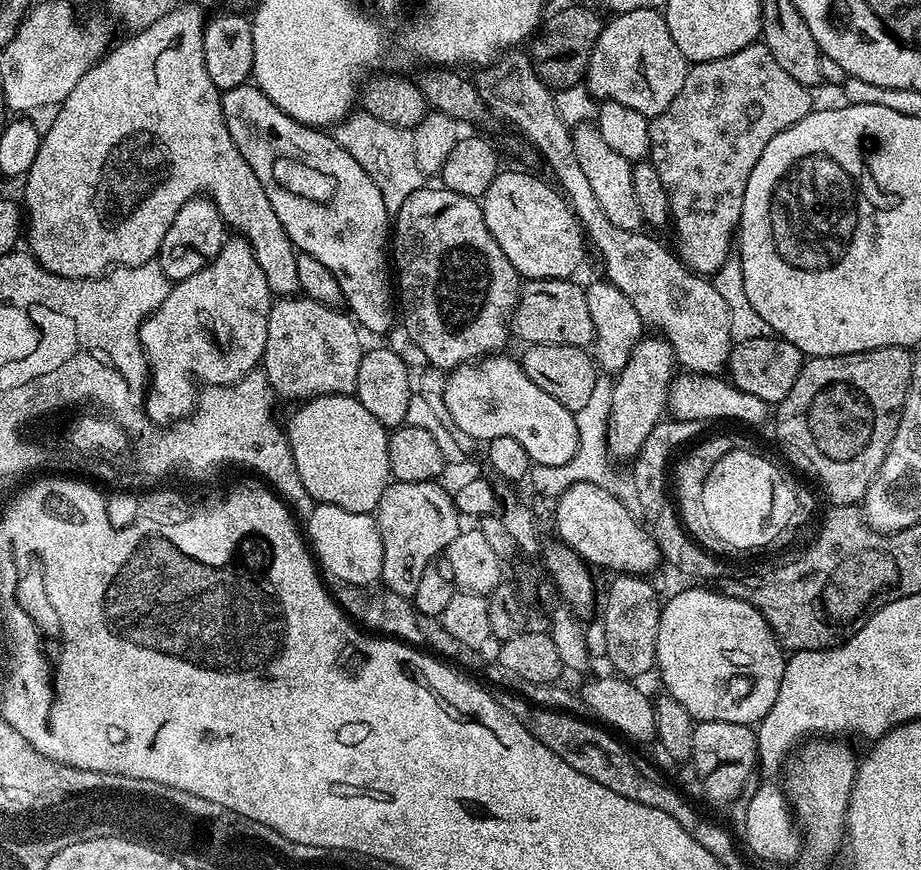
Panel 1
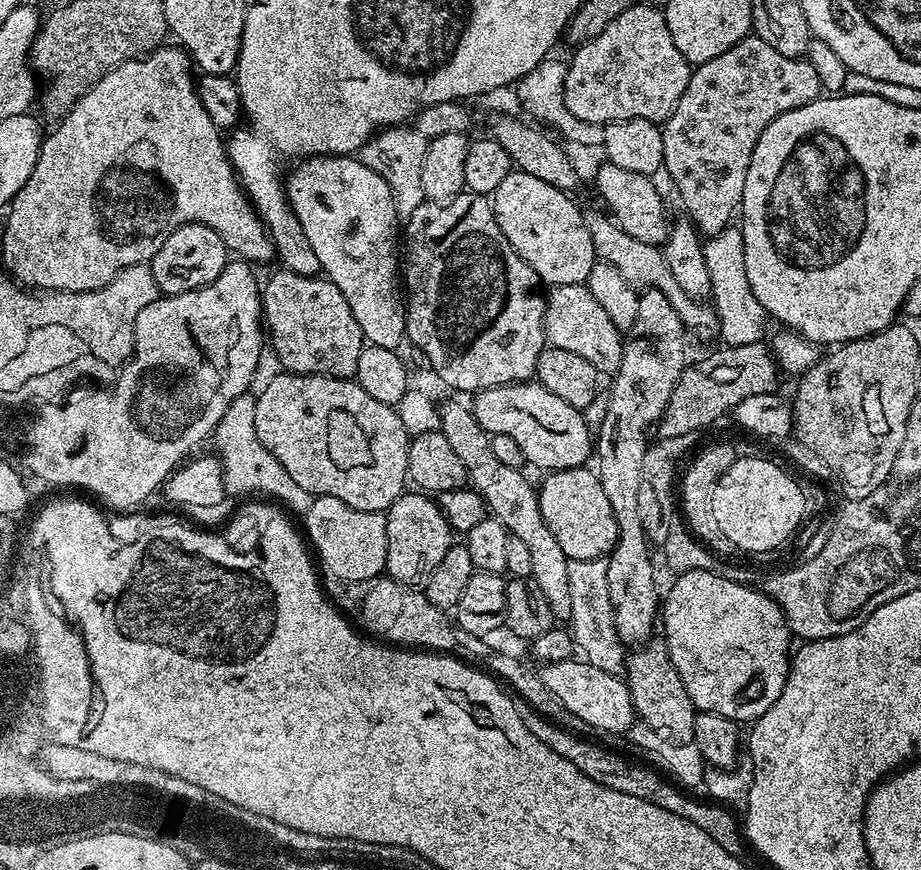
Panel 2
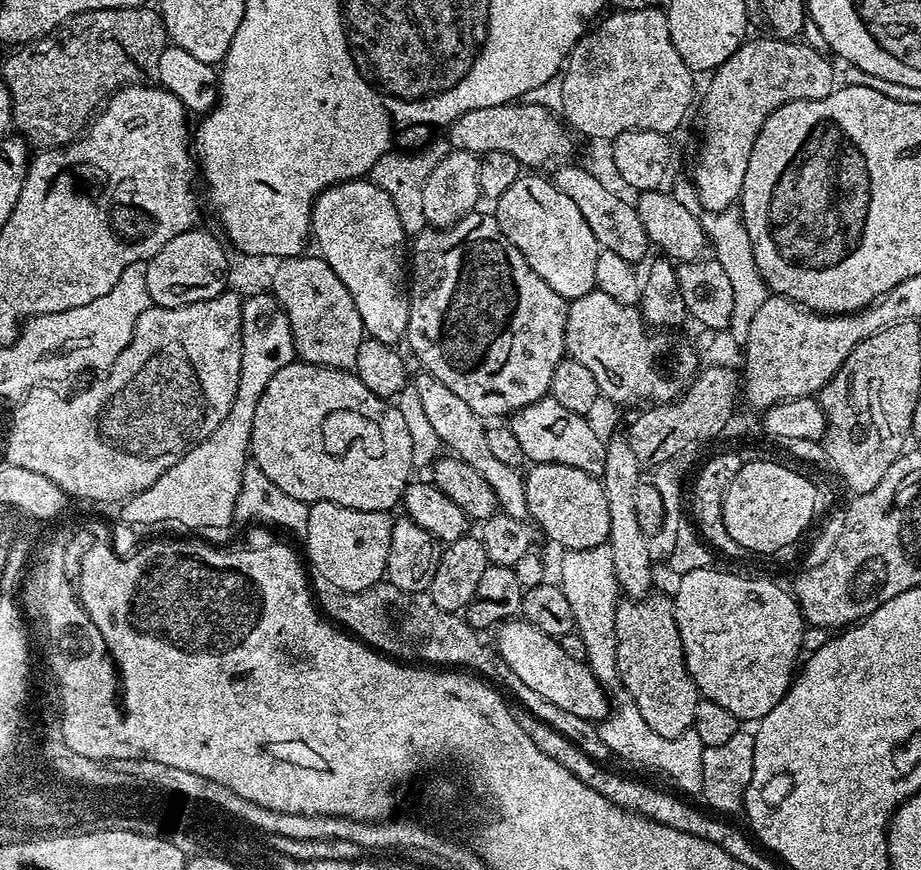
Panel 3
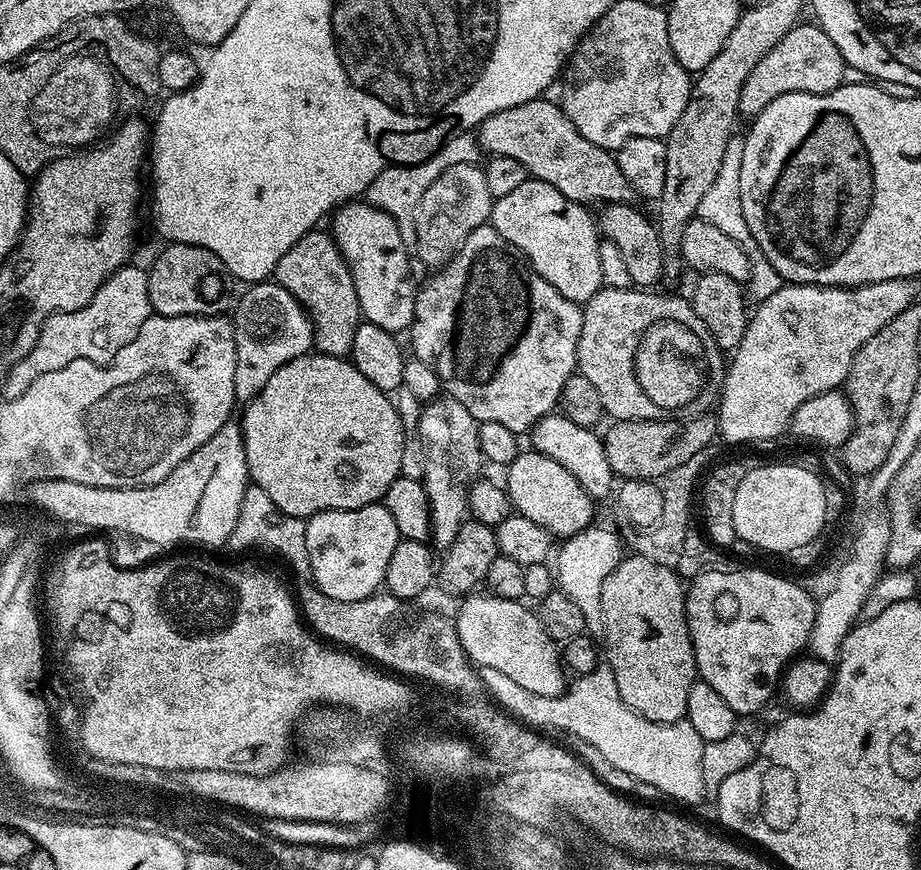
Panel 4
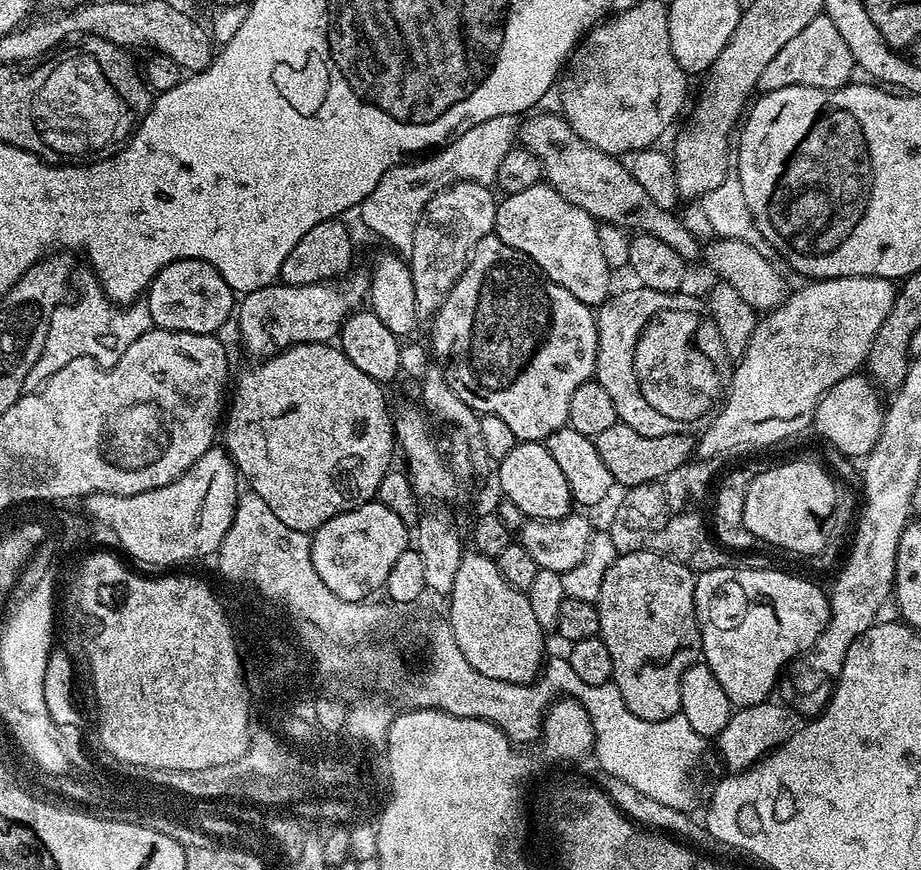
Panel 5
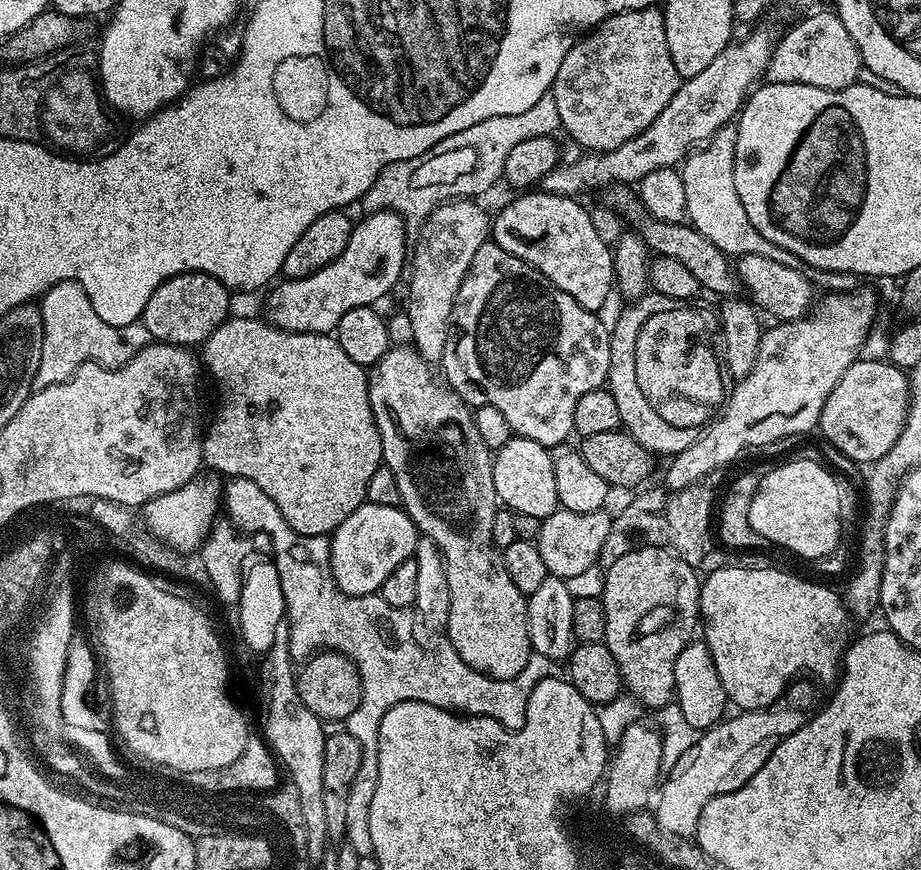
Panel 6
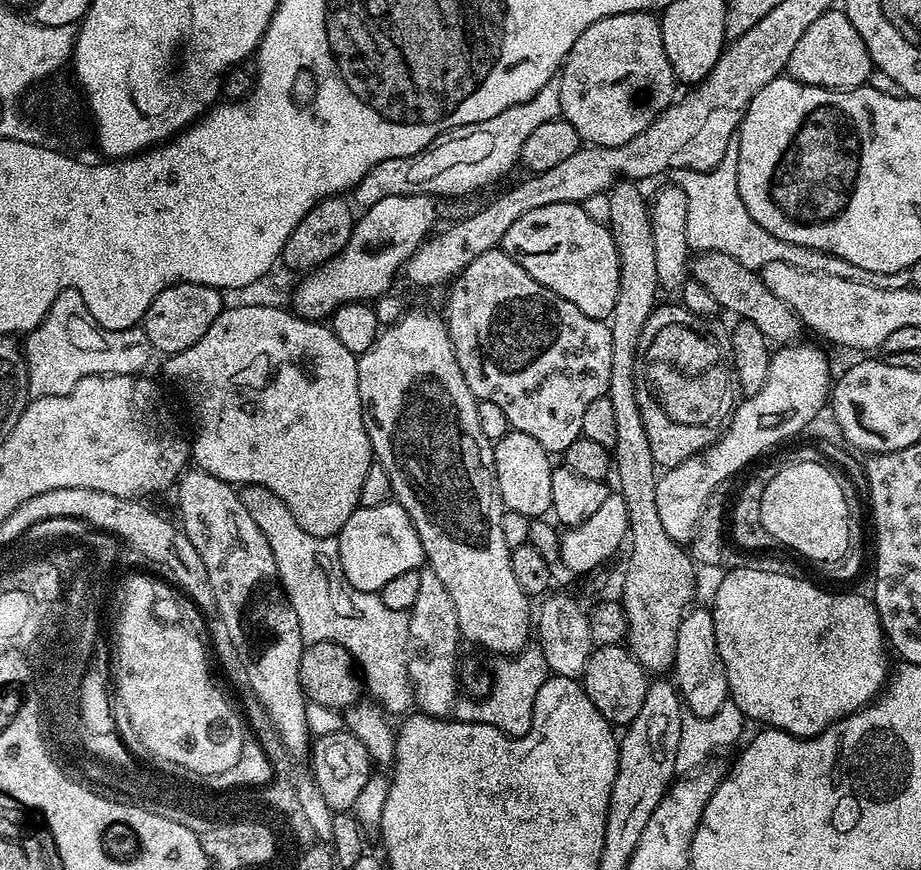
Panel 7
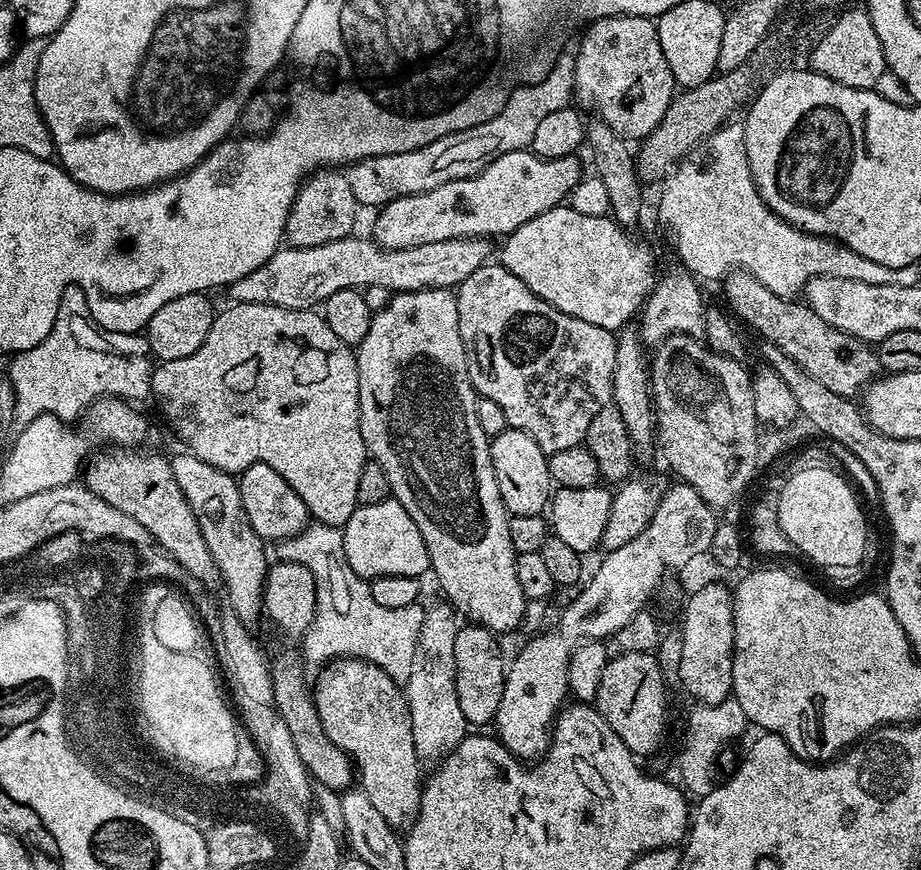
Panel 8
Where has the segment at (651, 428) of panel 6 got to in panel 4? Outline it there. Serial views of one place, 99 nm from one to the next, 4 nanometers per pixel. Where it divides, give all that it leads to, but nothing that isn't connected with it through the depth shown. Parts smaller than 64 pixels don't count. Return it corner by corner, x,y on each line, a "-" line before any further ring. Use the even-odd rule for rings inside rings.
601,286
584,305
582,334
578,338
576,367
579,375
590,378
594,390
602,394
602,406
613,421
618,420
666,420
658,408
650,402
646,392
640,392
638,381
641,373
635,372
638,356
638,338
644,328
658,318
690,318
691,303
680,296
663,296
660,290
641,290
636,286
610,288

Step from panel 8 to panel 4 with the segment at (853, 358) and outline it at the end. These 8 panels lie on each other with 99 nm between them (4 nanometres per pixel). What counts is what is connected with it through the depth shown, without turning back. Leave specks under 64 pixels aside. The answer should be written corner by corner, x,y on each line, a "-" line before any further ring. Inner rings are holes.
537,98
530,102
522,102
522,106
514,106
510,110
498,110
498,114
490,114
490,118
483,120
479,126
478,143
485,153
514,158
517,162
522,162
531,179
541,180
554,186
554,190
566,194
566,198
579,204
585,206
626,204
633,199
634,193
630,182
626,182
626,174
618,170
615,155
604,148
594,146
594,142
586,142
586,138
578,134
574,122
570,122
563,107
555,100

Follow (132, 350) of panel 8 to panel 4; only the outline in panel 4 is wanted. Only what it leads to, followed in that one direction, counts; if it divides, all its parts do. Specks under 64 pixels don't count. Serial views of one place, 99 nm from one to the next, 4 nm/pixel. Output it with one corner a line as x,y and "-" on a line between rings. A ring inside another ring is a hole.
142,267
119,268
108,281
90,298
86,306
73,312
56,312
44,321
42,330
38,334
38,342
22,362
18,362
8,371
6,382
2,385
4,400
18,398
44,372
65,368
70,362
78,358
93,360
95,364
107,365
142,330
142,322
153,315
148,289
148,273

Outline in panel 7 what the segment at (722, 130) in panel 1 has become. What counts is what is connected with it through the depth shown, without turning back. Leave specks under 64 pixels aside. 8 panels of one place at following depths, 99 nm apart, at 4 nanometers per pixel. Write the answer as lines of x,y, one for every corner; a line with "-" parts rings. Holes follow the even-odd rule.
833,10
817,18
806,34
798,38
797,45
790,53
787,75
803,84
813,84
819,88
832,88
836,92
854,90
867,85
874,69
872,59
862,42
862,34
854,30
854,22
842,10

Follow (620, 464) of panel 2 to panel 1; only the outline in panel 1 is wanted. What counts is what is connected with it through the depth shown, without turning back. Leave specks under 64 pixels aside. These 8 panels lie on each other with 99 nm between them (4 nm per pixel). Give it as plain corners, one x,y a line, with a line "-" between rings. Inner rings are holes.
648,334
636,341
626,366
615,373
612,385
614,398
610,398
608,453
617,461
634,461
651,430
665,419
668,387
677,368
676,357
672,355
668,341
659,334
-
616,574
611,577
612,585
605,598
602,623
606,630
606,660
613,664
615,671
625,678
644,676
653,671
658,646
658,622
662,596
656,593
651,579
643,575

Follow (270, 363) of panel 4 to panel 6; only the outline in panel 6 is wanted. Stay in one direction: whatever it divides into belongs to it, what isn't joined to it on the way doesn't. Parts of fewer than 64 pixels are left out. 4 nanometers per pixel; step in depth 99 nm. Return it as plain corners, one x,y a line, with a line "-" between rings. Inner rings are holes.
369,212
363,218
365,220
355,221
350,242
346,242
346,250
342,250
342,254
338,254
334,262
297,280
281,279
271,289
273,292
269,294
268,301
264,304
265,313
263,312
268,323
287,332
332,334
335,333
338,322
342,322
342,314
346,314
346,310
379,305
379,300
399,282
400,275
402,280
406,272
406,261
410,256
410,233
404,227
404,219
397,212

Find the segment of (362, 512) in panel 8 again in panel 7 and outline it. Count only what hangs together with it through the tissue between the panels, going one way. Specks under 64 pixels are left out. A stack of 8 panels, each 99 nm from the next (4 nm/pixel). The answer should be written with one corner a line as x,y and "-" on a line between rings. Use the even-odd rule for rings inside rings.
395,502
356,508
354,514
350,514
350,522
342,526
338,543
343,583
354,590
378,594
382,586
398,578
398,574
417,571
425,563
418,530
414,530
410,514

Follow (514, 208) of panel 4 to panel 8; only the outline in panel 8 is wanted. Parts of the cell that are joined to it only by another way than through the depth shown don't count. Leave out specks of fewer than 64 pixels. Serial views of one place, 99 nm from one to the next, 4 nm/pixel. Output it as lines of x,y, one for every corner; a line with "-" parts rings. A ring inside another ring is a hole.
557,206
538,214
534,218
530,218
530,222
518,226
518,230
514,230
508,236
503,237
504,249
501,250
500,256
498,252
498,260
506,270
510,270
510,274
514,274
514,278
522,278
522,282
526,282
526,286
530,286
530,290
534,290
534,294
538,294
538,298
550,302
550,306
562,310
562,314
570,314
574,318
582,318
582,322
590,322
594,326
602,326
606,330
616,332
629,323
628,318
635,311
637,313
640,309
643,309
644,302
647,300
648,295
652,293
658,279
655,254
646,245
635,244
624,232
627,231
617,224
611,215
602,218
590,218
587,214
578,214
578,210
574,210
571,206

